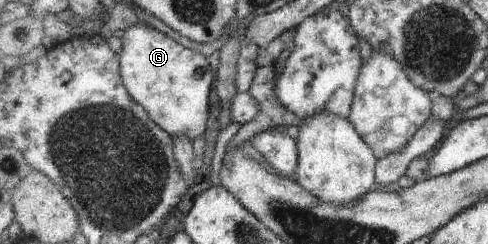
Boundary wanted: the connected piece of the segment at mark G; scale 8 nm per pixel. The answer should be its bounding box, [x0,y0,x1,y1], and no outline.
[121,22,216,138]

